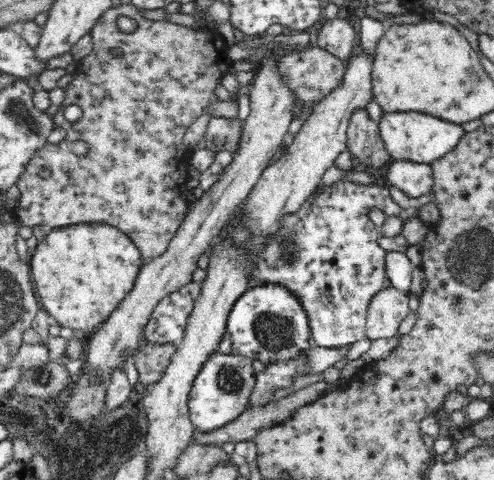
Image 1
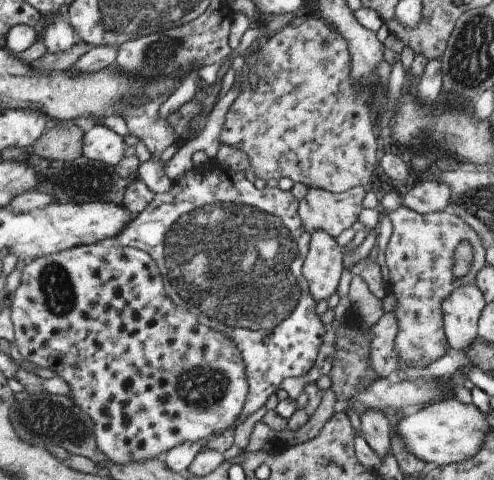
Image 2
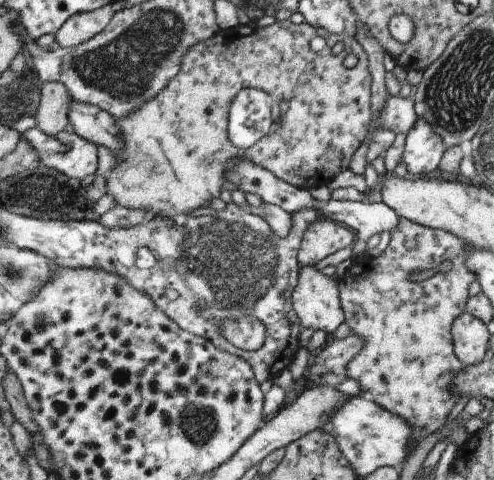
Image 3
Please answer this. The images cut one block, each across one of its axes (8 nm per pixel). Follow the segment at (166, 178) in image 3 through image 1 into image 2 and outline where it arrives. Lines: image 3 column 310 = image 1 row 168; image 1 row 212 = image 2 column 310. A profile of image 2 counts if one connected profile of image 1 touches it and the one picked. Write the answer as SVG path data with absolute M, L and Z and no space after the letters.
M309 18L305 24L293 28L285 26L281 32L271 34L271 40L261 42L259 58L257 58L257 76L259 84L255 92L243 92L227 112L227 122L221 132L221 144L243 150L251 162L251 176L261 180L275 178L291 178L293 182L301 182L307 188L321 188L335 194L349 192L359 186L371 184L371 170L377 166L377 156L383 148L377 142L371 106L363 98L359 98L351 86L353 72L351 70L351 48L343 34L335 28L331 32L331 24L325 26L325 42L323 42L323 20Z

